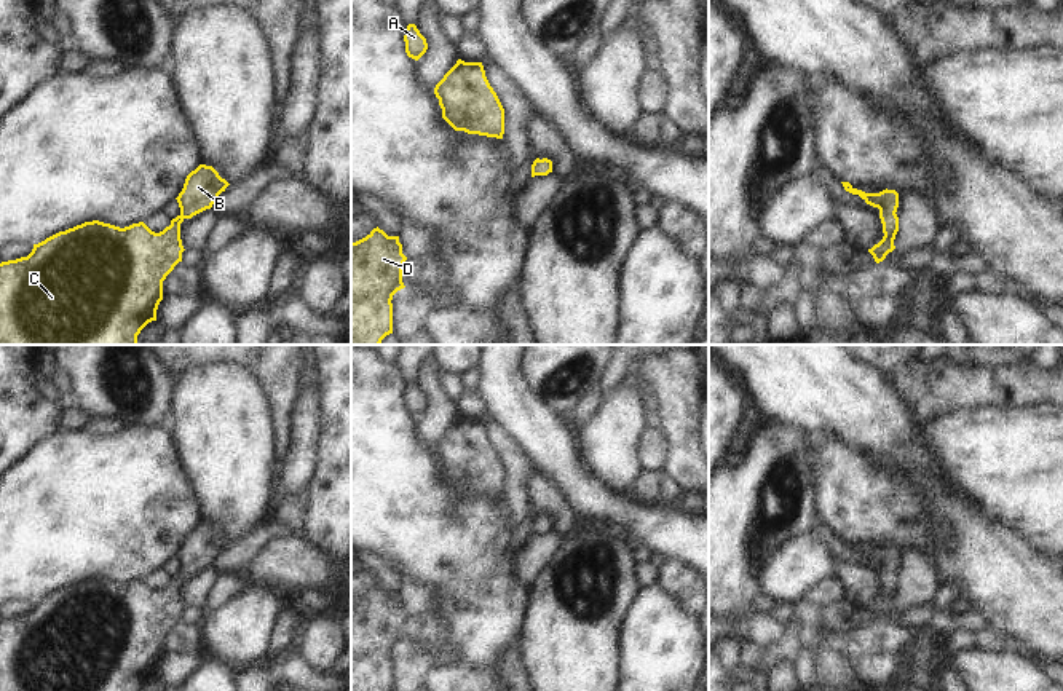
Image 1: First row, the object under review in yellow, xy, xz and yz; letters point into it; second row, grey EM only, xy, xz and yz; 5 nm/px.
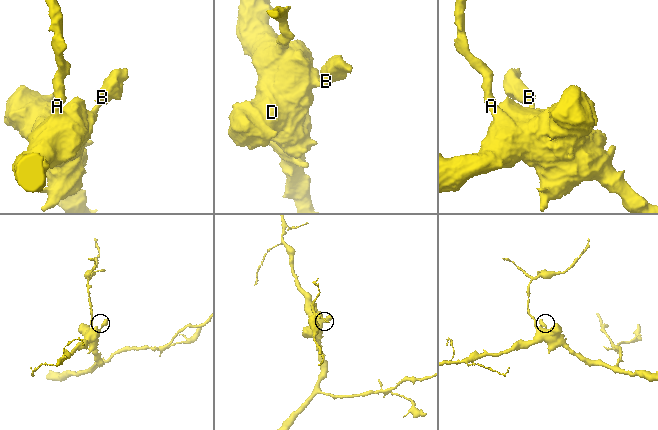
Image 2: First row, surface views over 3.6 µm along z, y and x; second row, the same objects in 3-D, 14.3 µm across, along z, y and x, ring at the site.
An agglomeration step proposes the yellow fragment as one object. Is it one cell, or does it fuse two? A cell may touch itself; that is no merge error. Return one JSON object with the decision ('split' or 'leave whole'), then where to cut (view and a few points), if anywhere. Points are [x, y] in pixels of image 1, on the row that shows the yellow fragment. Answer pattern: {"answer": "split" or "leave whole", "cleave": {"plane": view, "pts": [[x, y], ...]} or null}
{"answer": "leave whole", "cleave": null}

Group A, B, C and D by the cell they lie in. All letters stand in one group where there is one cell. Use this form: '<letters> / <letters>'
A B C D

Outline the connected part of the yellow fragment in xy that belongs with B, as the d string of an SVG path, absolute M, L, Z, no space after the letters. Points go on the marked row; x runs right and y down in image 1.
M200 164L192 171L184 184L182 192L176 198L180 207L180 214L171 220L171 225L163 231L152 231L144 222L132 223L120 228L99 220L85 222L65 231L59 231L45 241L34 244L32 252L27 257L8 260L0 263L0 345L137 345L137 335L152 321L156 321L156 310L163 300L163 281L182 262L182 252L185 251L180 239L180 223L185 219L211 209L215 199L230 184L219 176L212 166Z

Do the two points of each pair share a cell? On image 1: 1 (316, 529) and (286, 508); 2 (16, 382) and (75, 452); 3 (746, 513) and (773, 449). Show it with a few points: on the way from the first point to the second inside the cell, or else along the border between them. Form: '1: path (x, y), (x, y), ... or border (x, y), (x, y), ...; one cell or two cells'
1: border (307, 492), (305, 527), (300, 535); two cells
2: border (58, 428), (26, 452); two cells
3: path (755, 497), (758, 482), (770, 465); one cell

